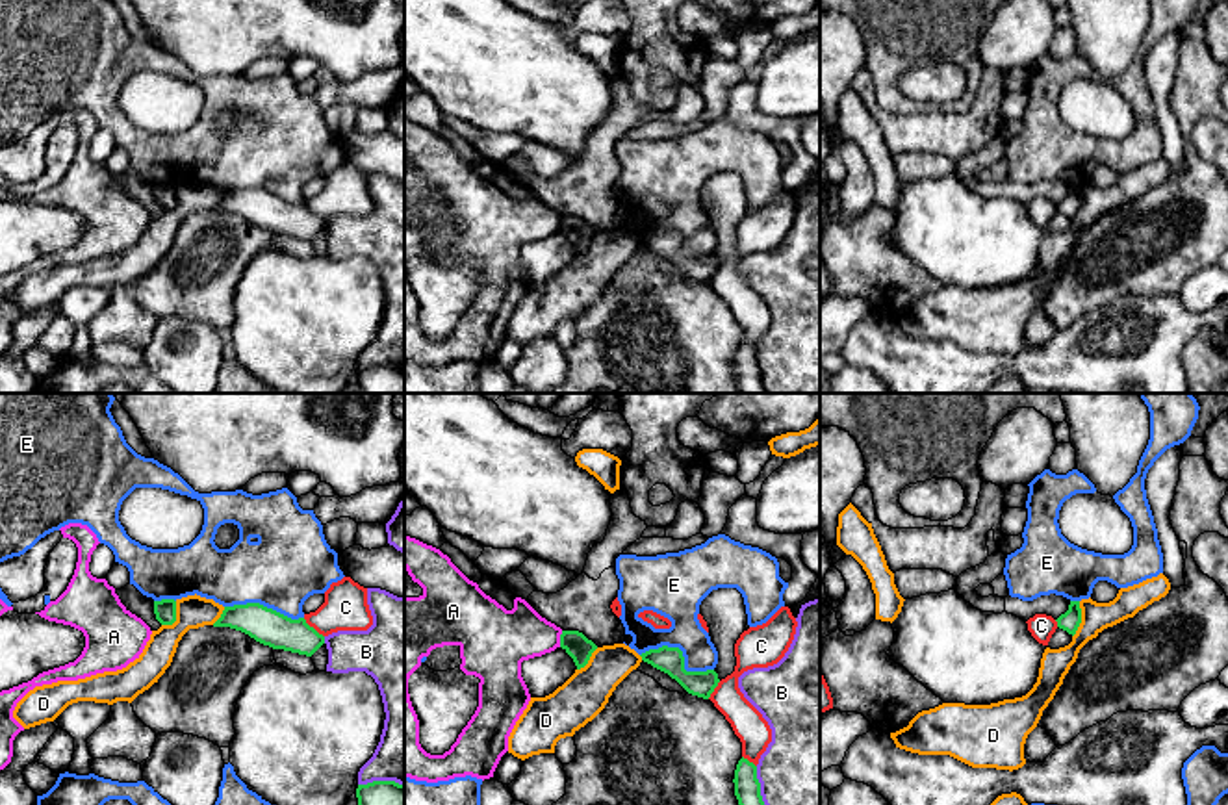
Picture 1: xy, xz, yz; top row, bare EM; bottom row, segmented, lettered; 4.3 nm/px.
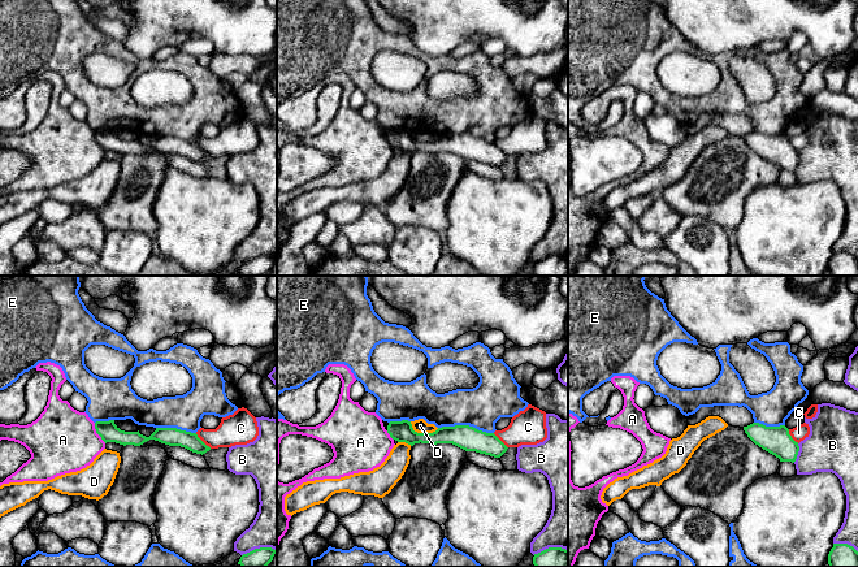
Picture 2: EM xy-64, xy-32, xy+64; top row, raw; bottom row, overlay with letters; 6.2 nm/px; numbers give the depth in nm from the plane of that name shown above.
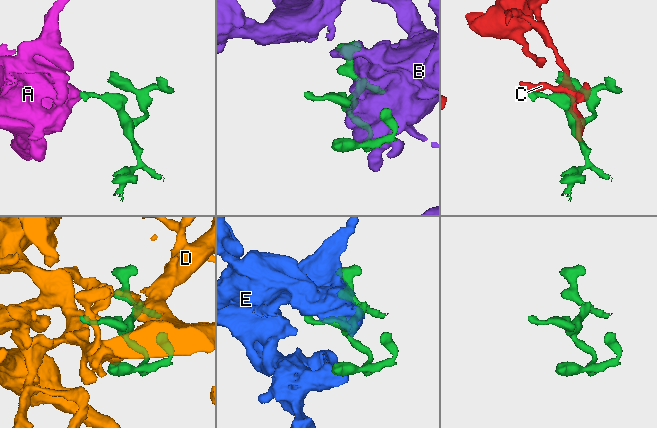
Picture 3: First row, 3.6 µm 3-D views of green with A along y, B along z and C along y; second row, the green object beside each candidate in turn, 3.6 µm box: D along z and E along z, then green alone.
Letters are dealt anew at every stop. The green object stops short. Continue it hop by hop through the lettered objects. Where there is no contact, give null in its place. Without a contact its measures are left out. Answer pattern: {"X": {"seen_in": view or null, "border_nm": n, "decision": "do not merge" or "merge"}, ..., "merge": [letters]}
{"A": {"seen_in": "xz", "border_nm": 70, "decision": "do not merge"}, "B": {"seen_in": "xy", "border_nm": 200, "decision": "do not merge"}, "C": {"seen_in": "xy", "border_nm": 130, "decision": "do not merge"}, "D": {"seen_in": "yz", "border_nm": 160, "decision": "do not merge"}, "E": {"seen_in": "xz", "border_nm": 320, "decision": "do not merge"}, "merge": []}

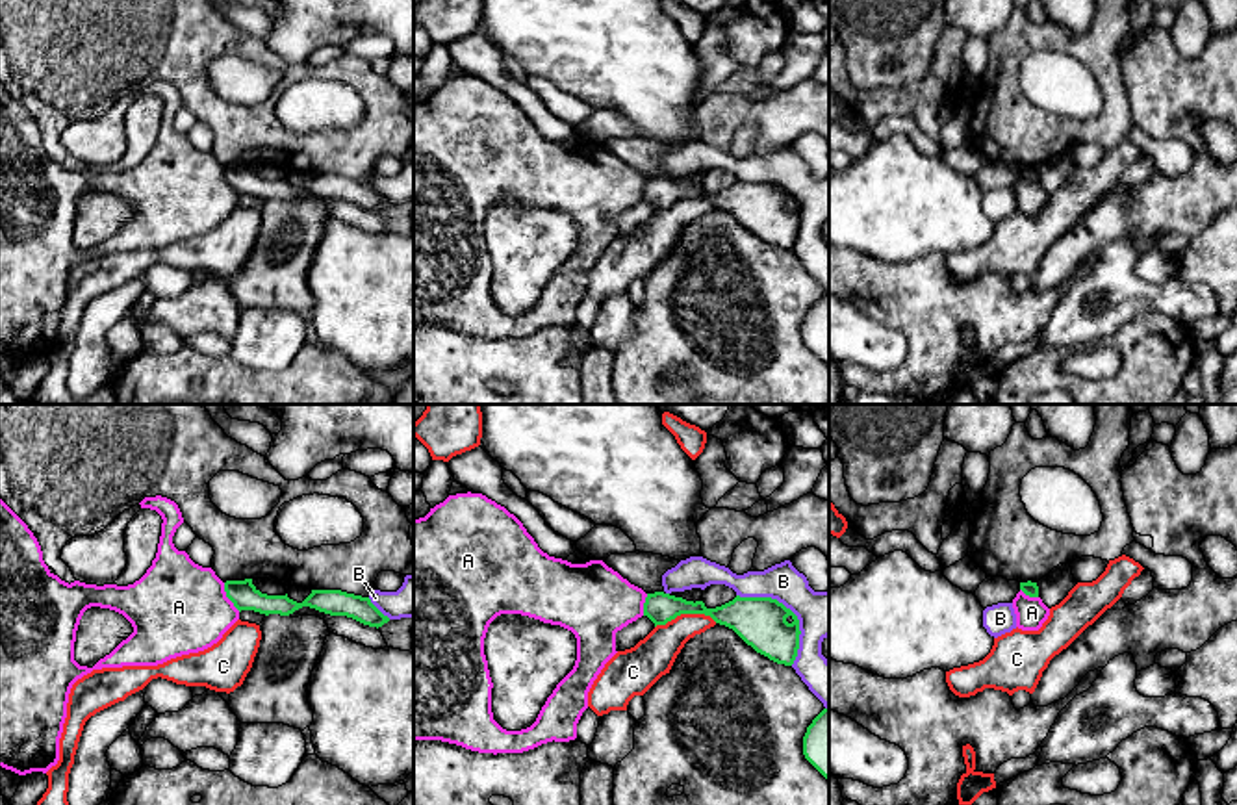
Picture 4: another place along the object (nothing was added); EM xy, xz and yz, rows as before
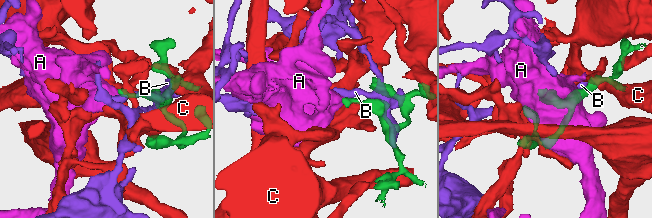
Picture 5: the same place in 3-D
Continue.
{"A": {"seen_in": "xy", "border_nm": 150, "decision": "do not merge"}, "B": {"seen_in": "xz", "border_nm": 400, "decision": "do not merge"}, "C": {"seen_in": "xz", "border_nm": 280, "decision": "do not merge"}, "merge": []}

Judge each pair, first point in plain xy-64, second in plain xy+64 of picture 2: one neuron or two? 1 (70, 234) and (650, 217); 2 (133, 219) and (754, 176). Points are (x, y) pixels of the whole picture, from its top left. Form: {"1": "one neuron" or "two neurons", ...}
{"1": "one neuron", "2": "one neuron"}

